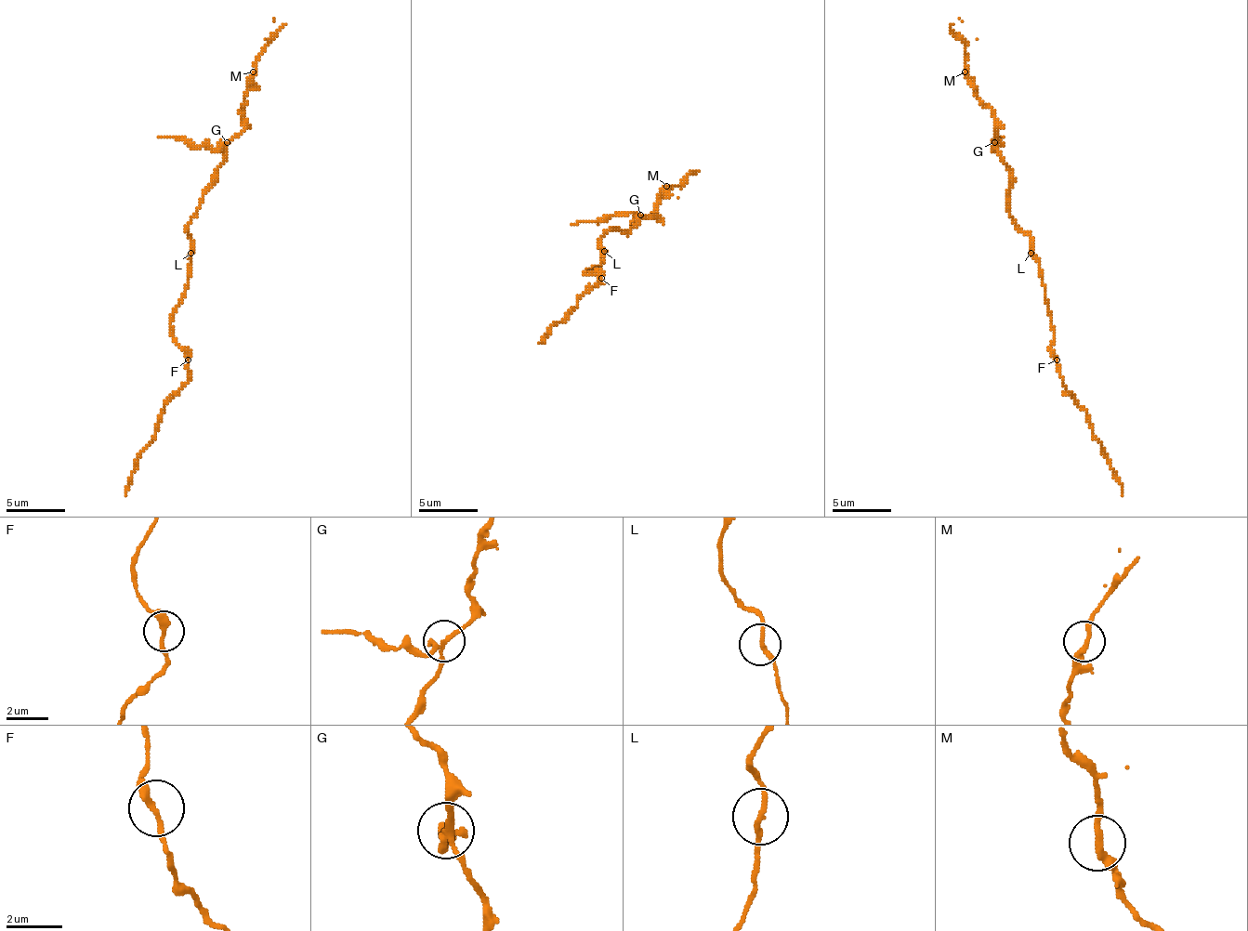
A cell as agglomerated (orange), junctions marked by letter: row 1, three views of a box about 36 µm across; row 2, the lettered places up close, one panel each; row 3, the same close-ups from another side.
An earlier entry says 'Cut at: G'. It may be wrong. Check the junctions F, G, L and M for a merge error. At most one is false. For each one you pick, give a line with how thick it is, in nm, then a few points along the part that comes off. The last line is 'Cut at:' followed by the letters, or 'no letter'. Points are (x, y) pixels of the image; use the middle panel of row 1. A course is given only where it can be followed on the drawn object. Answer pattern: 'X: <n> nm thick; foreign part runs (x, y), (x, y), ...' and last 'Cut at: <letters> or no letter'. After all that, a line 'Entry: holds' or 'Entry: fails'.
G: 200 nm thick; foreign part runs (639, 216), (624, 213), (571, 224)
Cut at: G
Entry: holds

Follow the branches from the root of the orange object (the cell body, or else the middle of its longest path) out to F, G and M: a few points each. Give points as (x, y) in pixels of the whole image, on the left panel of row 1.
F: (190, 253), (190, 276), (185, 288), (185, 297), (170, 323), (173, 341), (188, 360)
G: (190, 253), (188, 226), (197, 214), (203, 190), (223, 161), (227, 143)
M: (190, 253), (188, 226), (227, 146), (244, 128), (244, 92), (253, 72)

